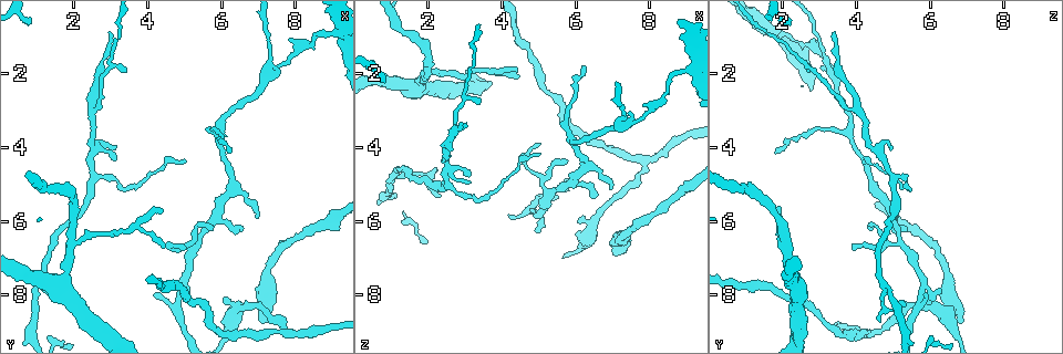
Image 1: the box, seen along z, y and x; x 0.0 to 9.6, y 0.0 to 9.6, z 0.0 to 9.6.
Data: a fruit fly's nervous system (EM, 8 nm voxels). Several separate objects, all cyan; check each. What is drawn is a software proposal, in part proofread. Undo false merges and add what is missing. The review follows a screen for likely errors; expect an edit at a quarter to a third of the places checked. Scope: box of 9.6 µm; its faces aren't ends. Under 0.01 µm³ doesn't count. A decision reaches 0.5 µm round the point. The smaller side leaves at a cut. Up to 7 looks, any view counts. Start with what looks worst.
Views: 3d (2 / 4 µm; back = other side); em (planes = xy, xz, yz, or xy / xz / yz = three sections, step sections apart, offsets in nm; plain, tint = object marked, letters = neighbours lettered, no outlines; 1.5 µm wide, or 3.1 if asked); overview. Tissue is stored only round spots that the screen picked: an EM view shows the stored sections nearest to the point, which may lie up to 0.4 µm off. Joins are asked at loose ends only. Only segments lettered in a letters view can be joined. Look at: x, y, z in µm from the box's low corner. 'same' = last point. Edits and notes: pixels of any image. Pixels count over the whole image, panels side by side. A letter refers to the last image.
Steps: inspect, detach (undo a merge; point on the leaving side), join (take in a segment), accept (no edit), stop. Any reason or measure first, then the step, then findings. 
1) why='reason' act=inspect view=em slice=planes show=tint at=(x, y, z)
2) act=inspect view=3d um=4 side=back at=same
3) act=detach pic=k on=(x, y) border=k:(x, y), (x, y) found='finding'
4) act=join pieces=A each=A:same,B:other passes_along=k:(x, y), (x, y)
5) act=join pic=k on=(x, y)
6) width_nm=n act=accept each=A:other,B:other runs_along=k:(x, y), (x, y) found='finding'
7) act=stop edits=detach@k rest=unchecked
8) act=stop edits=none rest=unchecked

why='branch stops here' act=inspect view=3d um=4 at=(7.10, 8.75, 6.90)

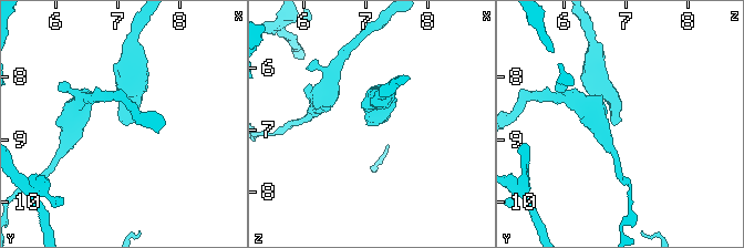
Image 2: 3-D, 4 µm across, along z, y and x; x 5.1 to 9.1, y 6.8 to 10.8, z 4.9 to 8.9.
why='shape alone is not enough' act=inspect view=em slice=planes show=tint at=(7.10, 8.75, 6.80)

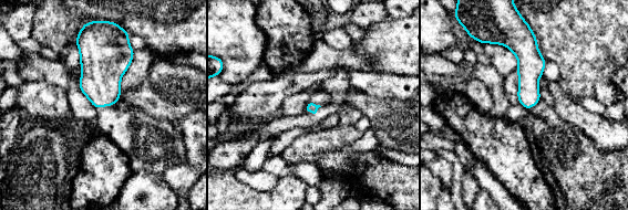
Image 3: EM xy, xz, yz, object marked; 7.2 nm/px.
act=inspect view=em slice=planes show=letters at=same

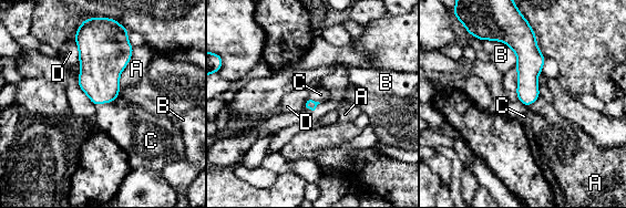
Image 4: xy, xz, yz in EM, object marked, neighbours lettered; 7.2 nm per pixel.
longest_contact=A:340nm act=join pieces=C each=A:other,B:other,C:same,D:other found='it goes on there'

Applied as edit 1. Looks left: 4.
why='branch point' act=inspect view=3d um=4 at=(7.85, 9.05, 4.35)

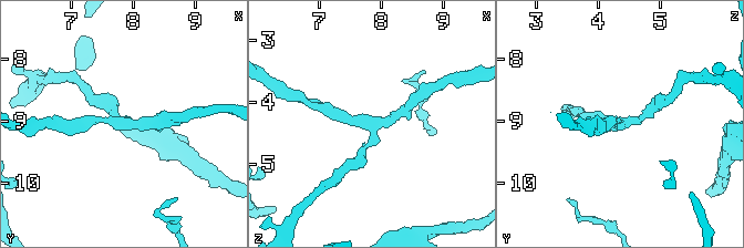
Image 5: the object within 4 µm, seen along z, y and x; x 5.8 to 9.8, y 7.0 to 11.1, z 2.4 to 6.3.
arms=3 arm_widths_nm=170,200,200 act=inspect view=em slice=planes show=letters at=(7.85, 9.05, 4.35)

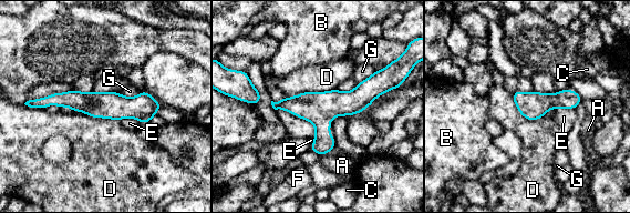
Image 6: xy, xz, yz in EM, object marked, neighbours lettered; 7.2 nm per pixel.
width_nm=190 act=accept each=A:other,B:other,C:other,D:other,E:other,F:other,G:other runs_along=6:(39, 103), (156, 105) found='one neuron here'

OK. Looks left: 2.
why='branch stops here' act=inspect view=em slice=xy step=8 show=letters at=(3.35, 2.00, 2.80)

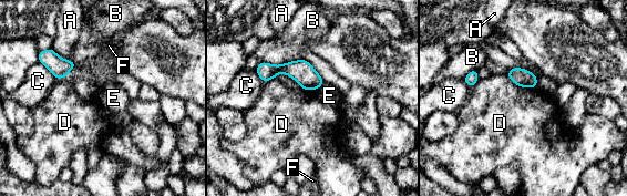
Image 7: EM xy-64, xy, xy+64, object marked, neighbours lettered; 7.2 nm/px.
longest_contact=B:360nm act=accept each=A:other,B:other,C:other,D:other,E:other,F:other found='no lettered segment goes on from it'

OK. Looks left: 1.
act=stop edits=join@4 rest=unchecked

